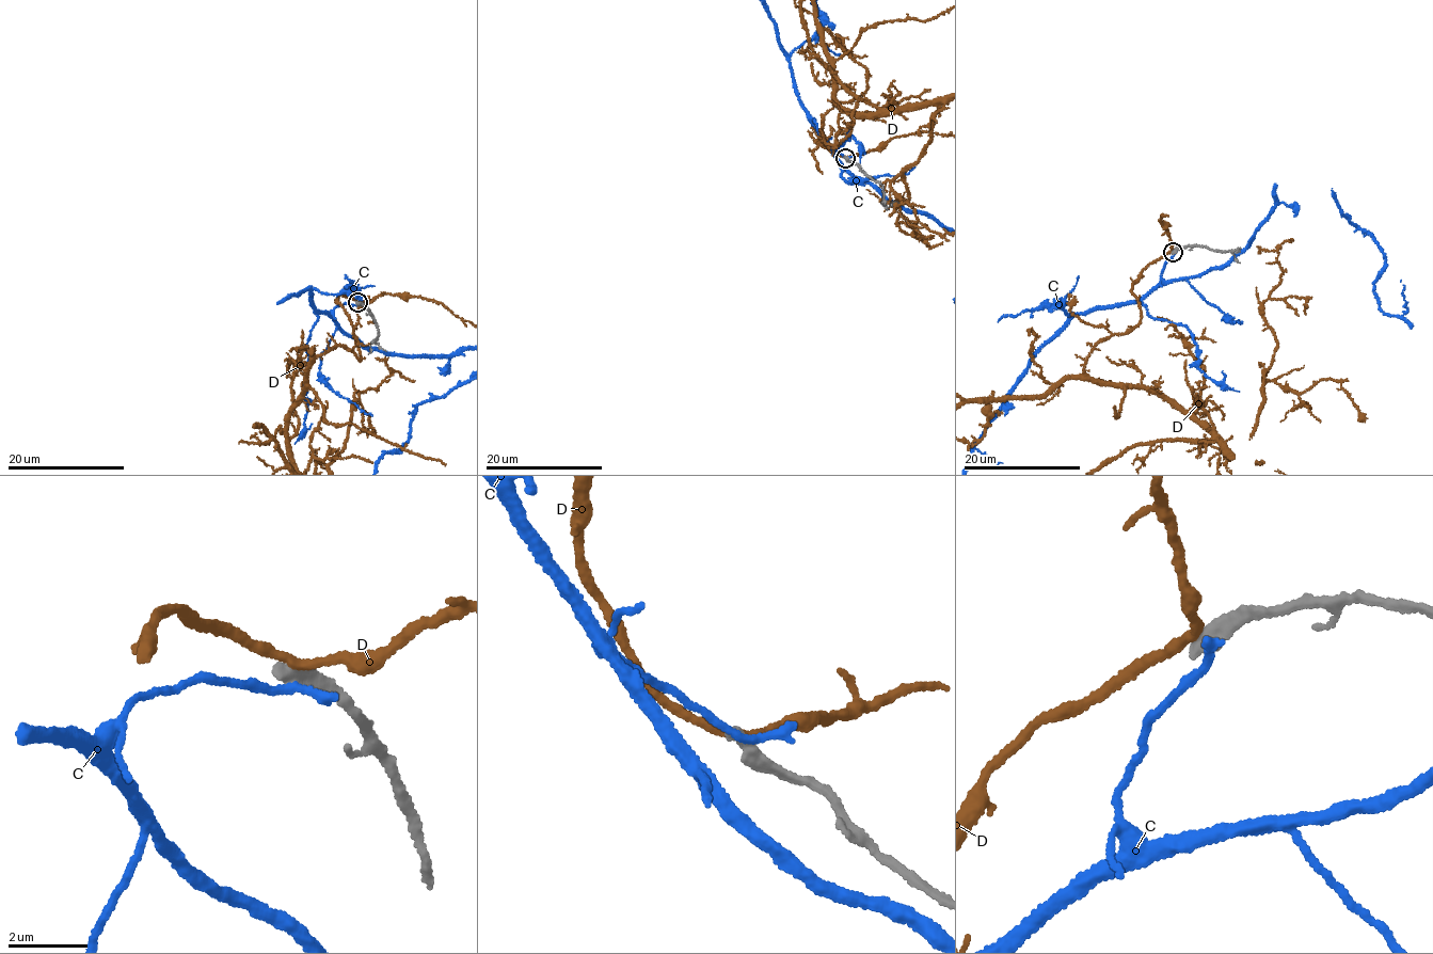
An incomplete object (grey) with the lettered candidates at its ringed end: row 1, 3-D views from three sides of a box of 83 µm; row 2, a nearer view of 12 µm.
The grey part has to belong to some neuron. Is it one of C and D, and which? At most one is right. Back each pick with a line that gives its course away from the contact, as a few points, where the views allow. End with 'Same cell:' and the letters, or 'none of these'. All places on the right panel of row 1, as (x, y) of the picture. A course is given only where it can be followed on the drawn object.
Same cell: none of these

